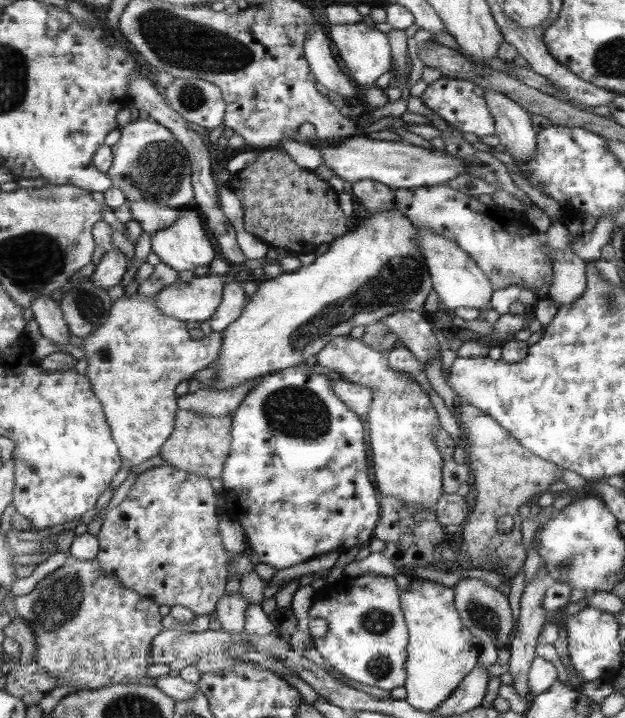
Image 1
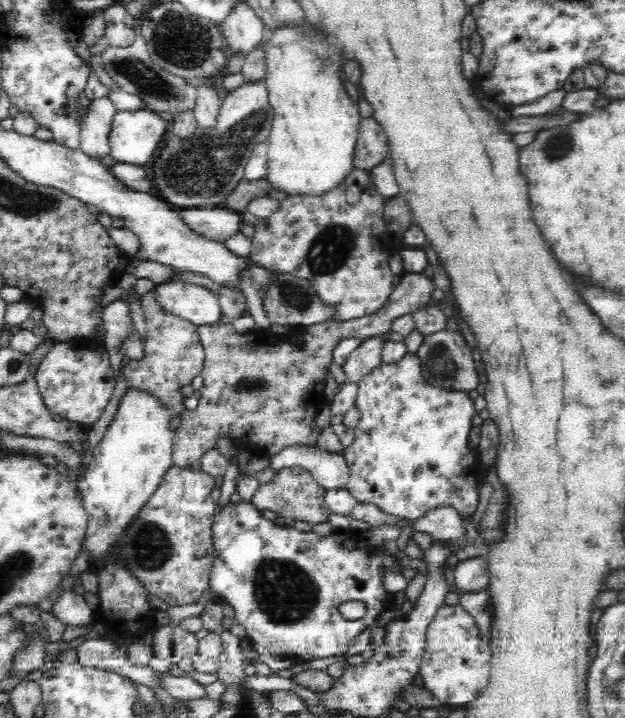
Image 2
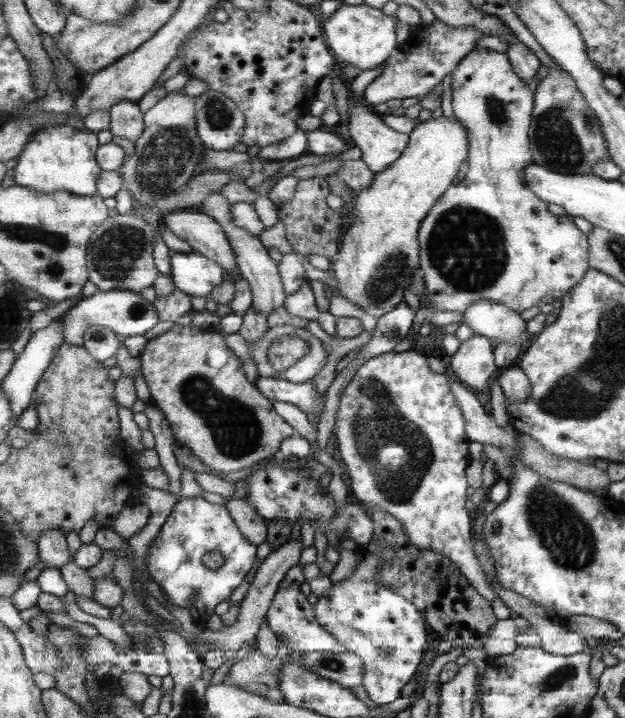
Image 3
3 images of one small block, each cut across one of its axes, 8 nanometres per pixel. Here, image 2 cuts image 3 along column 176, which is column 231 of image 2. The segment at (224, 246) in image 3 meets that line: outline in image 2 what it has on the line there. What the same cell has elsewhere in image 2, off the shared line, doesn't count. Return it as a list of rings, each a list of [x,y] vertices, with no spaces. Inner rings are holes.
[[[186,208],[177,214],[190,230],[220,243],[239,232],[242,221],[241,213],[226,208]]]

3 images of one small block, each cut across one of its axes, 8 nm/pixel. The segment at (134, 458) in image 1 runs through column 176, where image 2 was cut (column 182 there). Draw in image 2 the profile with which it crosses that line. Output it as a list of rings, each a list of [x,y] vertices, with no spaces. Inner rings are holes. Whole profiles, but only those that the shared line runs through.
[[[153,286],[148,288],[148,293],[140,296],[141,308],[144,308],[146,326],[148,326],[148,338],[144,344],[144,358],[138,362],[130,361],[122,370],[128,390],[150,395],[158,399],[159,406],[169,414],[169,426],[172,435],[182,424],[182,414],[186,408],[180,389],[192,384],[192,380],[200,375],[205,363],[205,352],[197,333],[197,327],[180,317],[165,312],[159,304]]]

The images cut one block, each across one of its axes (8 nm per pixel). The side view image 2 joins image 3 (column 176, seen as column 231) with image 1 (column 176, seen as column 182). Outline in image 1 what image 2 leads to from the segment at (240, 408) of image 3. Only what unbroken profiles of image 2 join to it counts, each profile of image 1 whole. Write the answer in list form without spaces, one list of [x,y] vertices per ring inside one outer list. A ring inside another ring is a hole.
[[[178,410],[174,430],[161,446],[163,460],[177,469],[210,479],[220,478],[224,474],[225,462],[231,454],[233,444],[233,418],[207,417],[204,414],[189,410]]]

